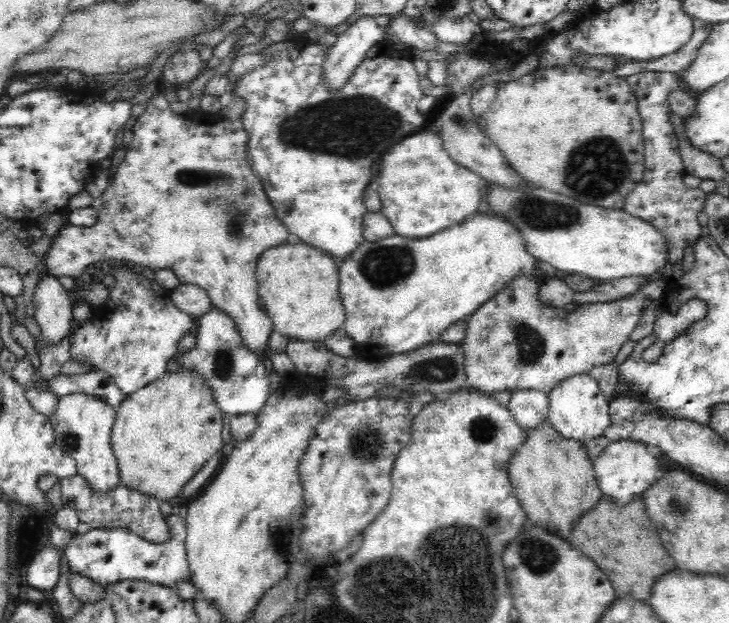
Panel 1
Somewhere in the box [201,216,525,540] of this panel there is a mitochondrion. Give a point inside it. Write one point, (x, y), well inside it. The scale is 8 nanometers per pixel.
(383, 266)

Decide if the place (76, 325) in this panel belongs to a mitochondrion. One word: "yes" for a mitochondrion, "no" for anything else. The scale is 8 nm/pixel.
no

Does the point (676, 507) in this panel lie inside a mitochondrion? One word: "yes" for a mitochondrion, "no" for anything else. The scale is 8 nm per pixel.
yes

